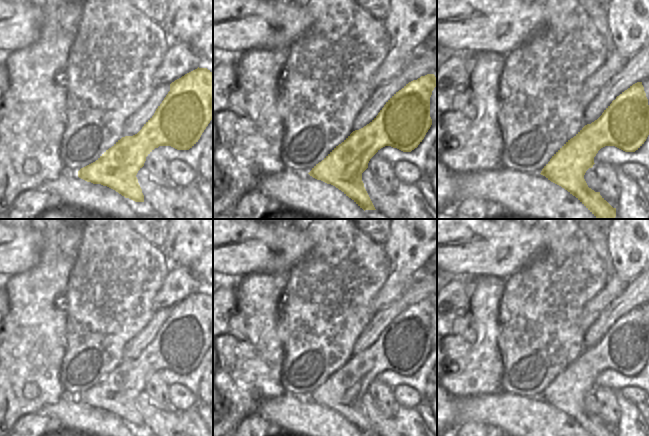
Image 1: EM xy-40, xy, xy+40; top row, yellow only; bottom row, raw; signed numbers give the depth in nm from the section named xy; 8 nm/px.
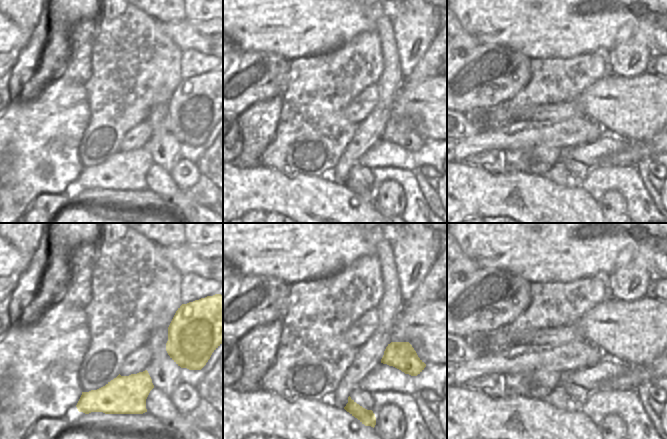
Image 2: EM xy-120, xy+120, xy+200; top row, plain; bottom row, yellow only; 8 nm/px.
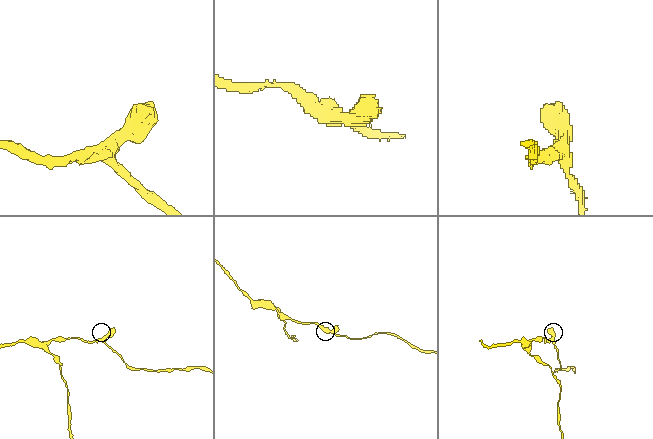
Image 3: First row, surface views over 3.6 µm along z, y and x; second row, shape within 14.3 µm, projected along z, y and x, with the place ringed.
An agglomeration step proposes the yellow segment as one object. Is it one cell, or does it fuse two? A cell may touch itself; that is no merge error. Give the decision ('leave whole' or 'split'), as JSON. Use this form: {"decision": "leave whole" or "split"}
{"decision": "leave whole"}

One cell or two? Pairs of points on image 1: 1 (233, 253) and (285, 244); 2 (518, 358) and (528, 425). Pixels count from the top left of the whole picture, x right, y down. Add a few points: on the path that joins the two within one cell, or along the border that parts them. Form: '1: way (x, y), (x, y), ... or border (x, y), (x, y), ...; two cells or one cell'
1: way (246, 247), (272, 244); one cell
2: border (502, 391), (539, 398); two cells

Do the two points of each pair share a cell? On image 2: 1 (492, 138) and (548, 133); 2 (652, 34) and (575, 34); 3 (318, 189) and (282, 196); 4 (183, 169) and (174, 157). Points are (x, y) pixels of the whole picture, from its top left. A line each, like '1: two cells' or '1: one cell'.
1: one cell
2: one cell
3: one cell
4: two cells

